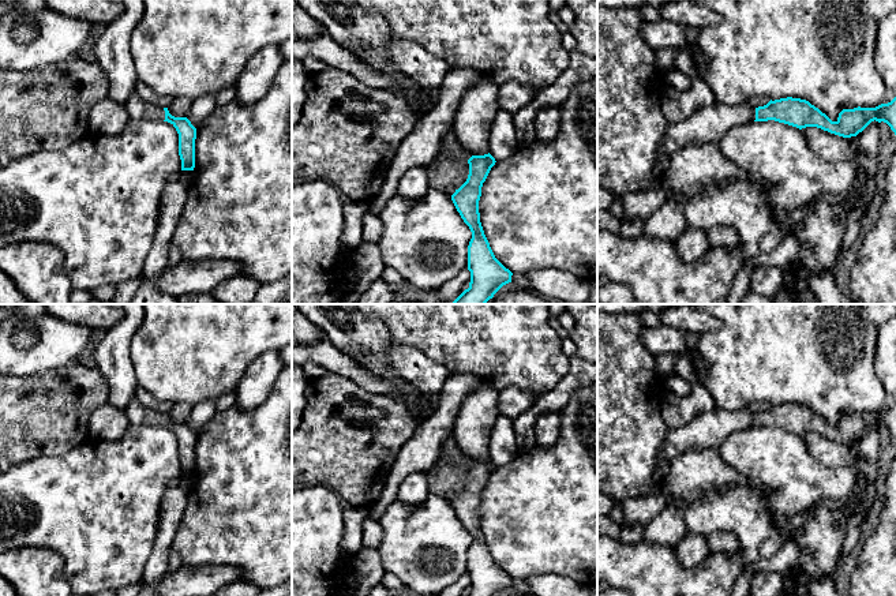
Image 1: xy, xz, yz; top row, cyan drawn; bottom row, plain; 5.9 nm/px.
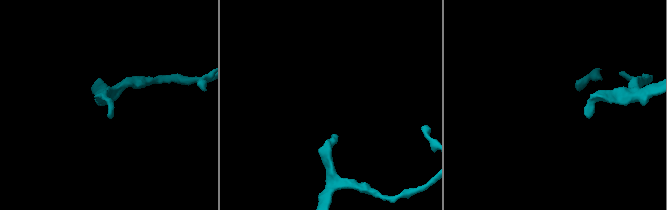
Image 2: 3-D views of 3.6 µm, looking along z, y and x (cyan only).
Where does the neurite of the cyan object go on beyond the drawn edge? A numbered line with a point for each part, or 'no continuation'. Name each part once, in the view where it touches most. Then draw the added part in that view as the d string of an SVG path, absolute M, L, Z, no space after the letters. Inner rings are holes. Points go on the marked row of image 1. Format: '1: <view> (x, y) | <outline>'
1: xy (138, 109) | M136 91L124 102L124 109L131 120L164 121L165 110L161 106L146 102Z

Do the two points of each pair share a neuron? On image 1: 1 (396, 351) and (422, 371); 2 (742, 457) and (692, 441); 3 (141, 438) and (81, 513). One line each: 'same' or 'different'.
1: same
2: different
3: same

